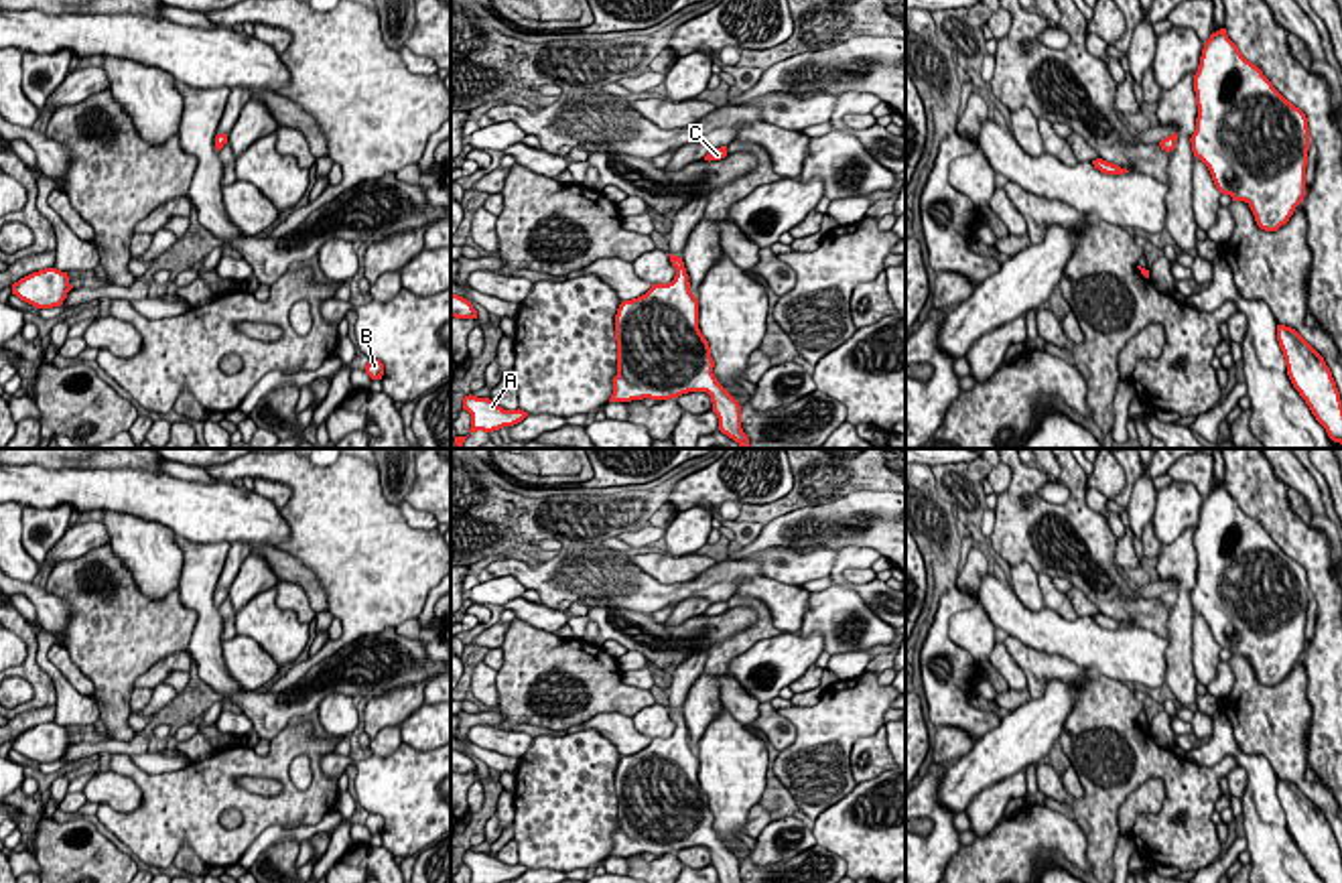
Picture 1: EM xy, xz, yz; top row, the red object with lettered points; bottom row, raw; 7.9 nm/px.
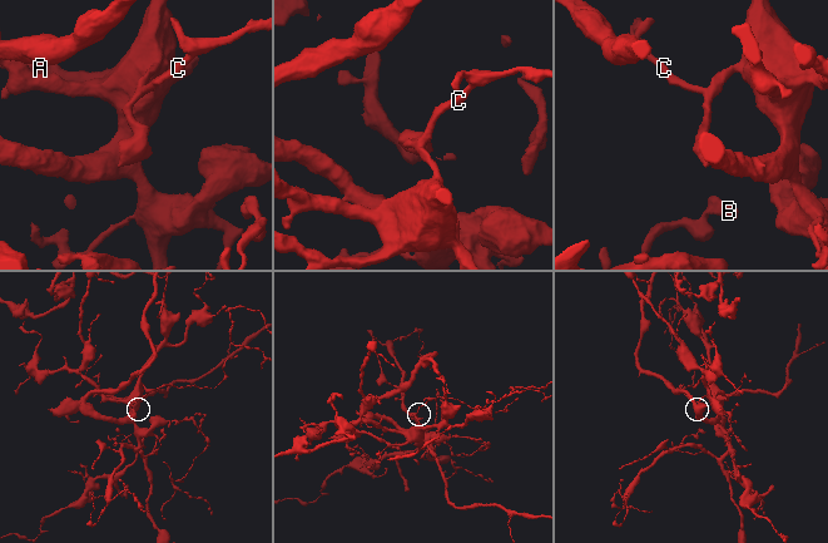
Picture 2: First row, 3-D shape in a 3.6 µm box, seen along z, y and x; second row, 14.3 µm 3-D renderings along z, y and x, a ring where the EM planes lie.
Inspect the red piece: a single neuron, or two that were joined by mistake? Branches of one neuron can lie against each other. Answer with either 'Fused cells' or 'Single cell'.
Single cell

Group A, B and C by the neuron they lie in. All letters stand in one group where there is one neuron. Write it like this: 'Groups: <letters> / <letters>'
Groups: A B C

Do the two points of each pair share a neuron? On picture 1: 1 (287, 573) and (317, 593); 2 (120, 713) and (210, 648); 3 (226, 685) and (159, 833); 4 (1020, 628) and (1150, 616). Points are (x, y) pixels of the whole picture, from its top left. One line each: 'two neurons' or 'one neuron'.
1: one neuron
2: two neurons
3: two neurons
4: two neurons

